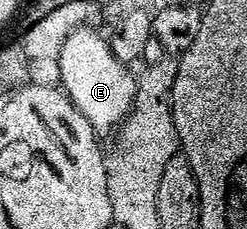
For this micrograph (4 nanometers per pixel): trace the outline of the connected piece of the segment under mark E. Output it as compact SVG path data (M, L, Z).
M85 24L68 36L58 57L62 73L60 86L74 107L86 117L88 124L92 124L94 131L105 136L117 131L133 110L139 79L130 75L131 67L127 63L116 60L109 41L89 28Z

